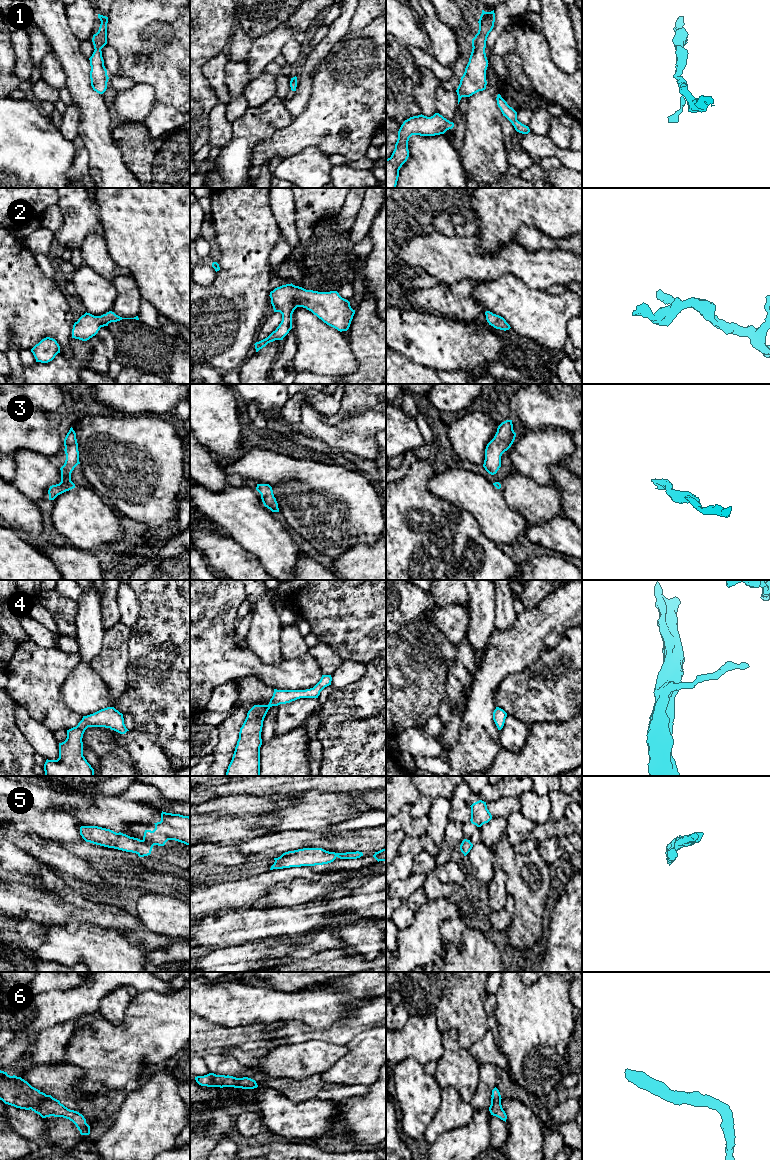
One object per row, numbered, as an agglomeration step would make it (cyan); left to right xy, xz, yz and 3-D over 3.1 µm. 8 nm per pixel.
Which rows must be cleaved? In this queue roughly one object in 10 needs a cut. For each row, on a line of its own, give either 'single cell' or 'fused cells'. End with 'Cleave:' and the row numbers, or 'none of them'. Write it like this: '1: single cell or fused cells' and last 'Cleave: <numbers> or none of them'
1: single cell
2: single cell
3: single cell
4: single cell
5: fused cells
6: single cell
Cleave: 5

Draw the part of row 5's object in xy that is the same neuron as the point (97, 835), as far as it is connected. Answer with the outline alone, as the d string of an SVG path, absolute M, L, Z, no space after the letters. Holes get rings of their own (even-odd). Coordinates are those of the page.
M81 826L80 835L86 842L136 853L139 857L150 855L154 846L151 843L144 843L138 838L98 826Z

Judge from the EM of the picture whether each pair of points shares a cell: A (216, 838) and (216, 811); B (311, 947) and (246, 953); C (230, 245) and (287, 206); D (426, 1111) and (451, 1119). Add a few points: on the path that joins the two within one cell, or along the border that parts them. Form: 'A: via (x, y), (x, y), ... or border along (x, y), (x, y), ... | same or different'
A: border along (200, 814), (208, 814), (213, 817), (239, 815) | different
B: via (295, 949), (282, 950), (277, 953), (262, 953) | same
C: border along (268, 198), (273, 217), (281, 235) | different
D: border along (440, 1091), (440, 1106), (423, 1135) | different

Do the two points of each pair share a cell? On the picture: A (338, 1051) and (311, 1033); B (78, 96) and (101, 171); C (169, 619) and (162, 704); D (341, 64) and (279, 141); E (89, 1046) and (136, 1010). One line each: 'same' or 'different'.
A: different
B: same
C: same
D: same
E: same

